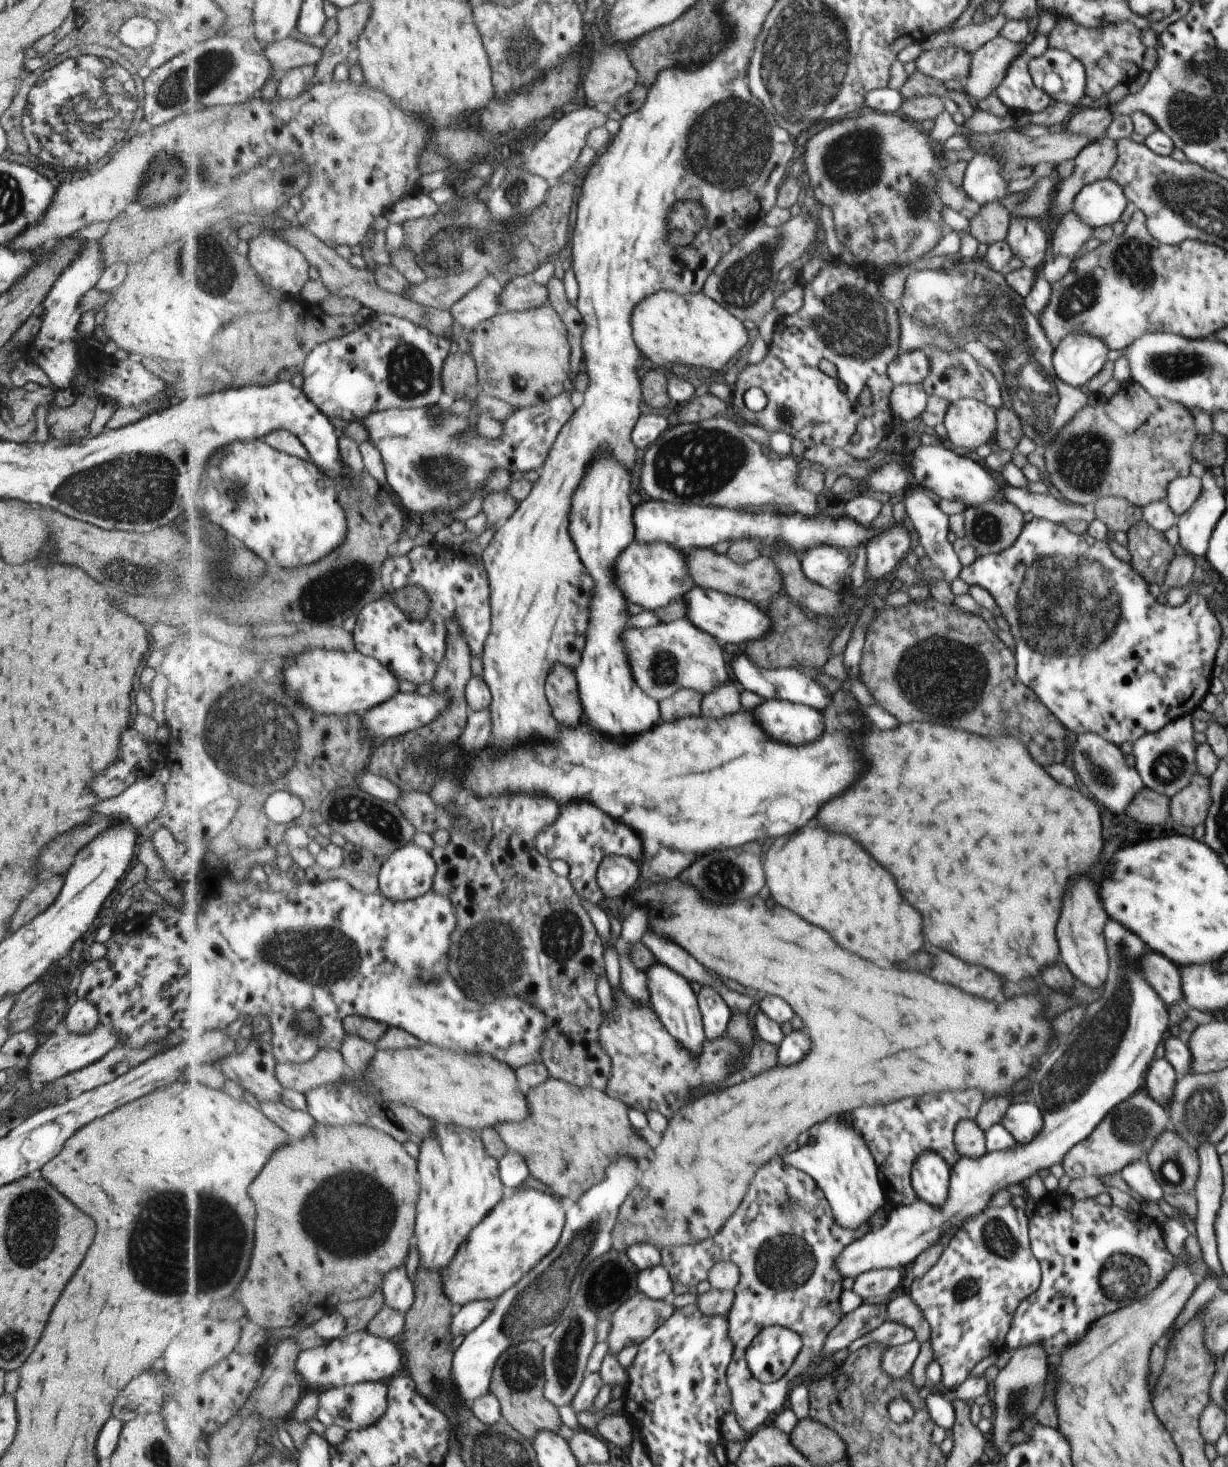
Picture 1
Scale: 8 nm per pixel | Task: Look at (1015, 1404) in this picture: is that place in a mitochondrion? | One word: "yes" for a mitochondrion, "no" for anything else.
yes

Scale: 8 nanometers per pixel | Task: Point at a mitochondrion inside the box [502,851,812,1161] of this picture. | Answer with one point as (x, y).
(563, 937)

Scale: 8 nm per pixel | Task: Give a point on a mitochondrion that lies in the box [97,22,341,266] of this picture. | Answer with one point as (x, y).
(210, 67)

